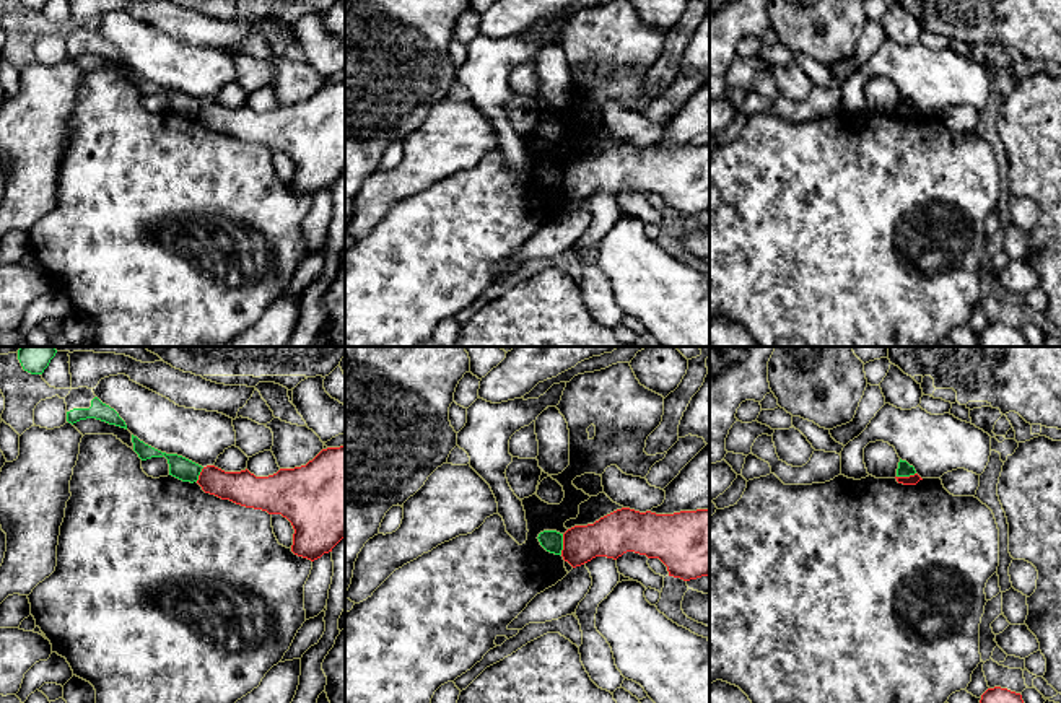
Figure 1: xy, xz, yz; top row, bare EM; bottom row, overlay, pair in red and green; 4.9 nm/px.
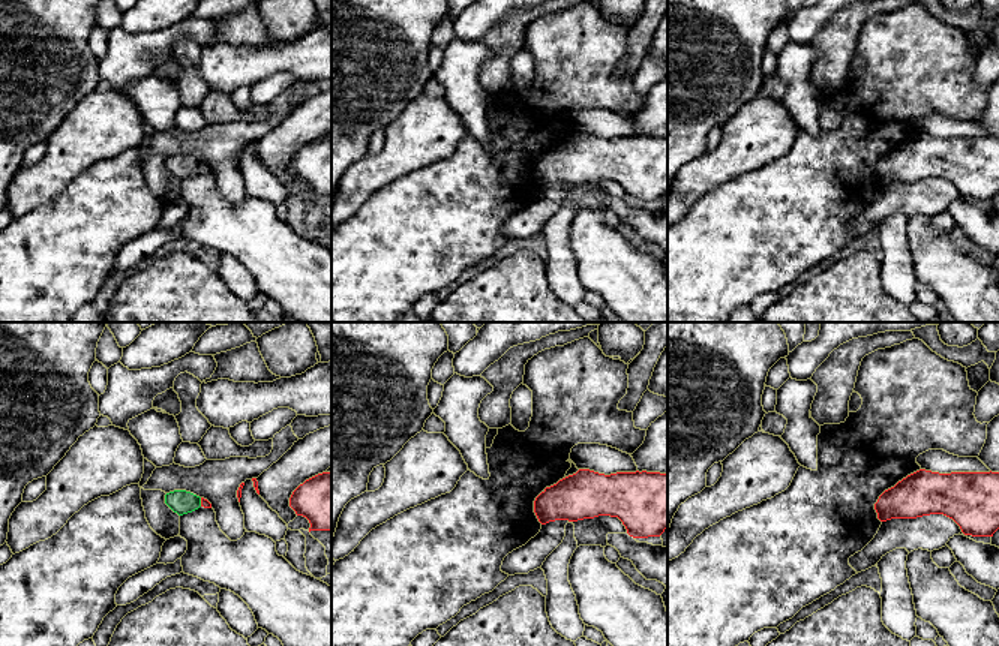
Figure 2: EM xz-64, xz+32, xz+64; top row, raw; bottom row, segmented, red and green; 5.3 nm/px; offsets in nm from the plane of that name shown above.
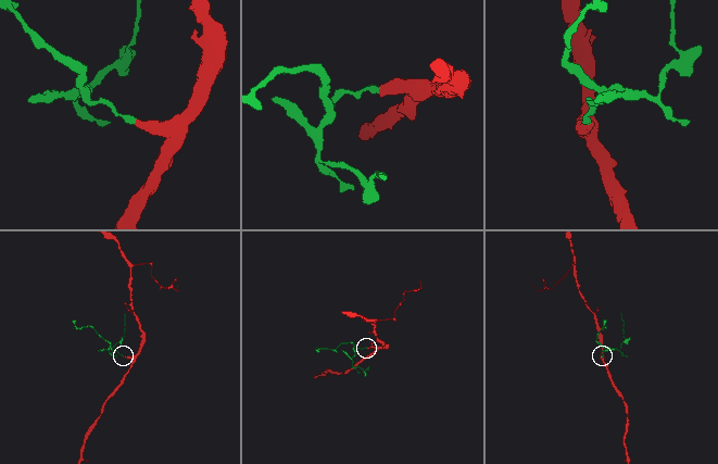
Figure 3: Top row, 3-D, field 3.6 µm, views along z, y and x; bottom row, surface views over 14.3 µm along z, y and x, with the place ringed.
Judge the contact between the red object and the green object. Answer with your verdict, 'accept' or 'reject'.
reject

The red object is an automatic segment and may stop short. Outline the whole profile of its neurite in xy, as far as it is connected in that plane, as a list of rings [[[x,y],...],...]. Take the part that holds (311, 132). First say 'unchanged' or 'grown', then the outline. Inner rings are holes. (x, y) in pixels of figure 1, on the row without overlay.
unchanged; [[[345,80],[322,85],[306,101],[280,104],[269,112],[255,112],[247,104],[225,107],[215,101],[207,101],[197,119],[205,129],[221,135],[286,153],[295,164],[291,187],[311,197],[332,187],[345,172]]]

